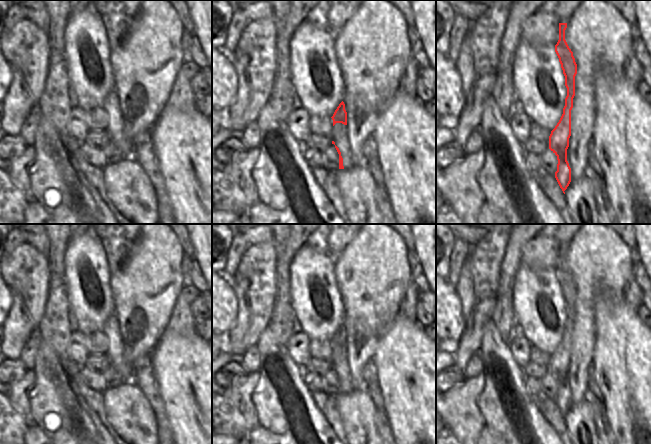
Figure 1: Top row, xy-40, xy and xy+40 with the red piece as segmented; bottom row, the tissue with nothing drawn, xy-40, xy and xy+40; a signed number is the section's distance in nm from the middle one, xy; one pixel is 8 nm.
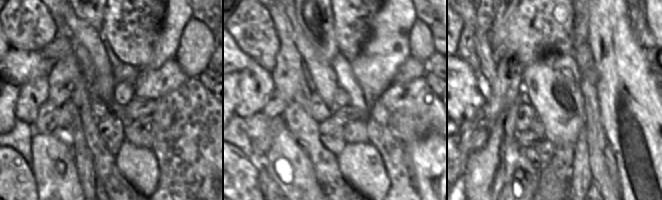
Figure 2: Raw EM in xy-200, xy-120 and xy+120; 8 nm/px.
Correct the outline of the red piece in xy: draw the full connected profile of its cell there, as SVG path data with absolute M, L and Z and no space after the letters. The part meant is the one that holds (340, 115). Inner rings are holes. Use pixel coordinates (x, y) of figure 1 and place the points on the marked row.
M343 101L339 104L331 118L333 120L333 126L336 123L347 125L347 112L345 110L345 104Z

